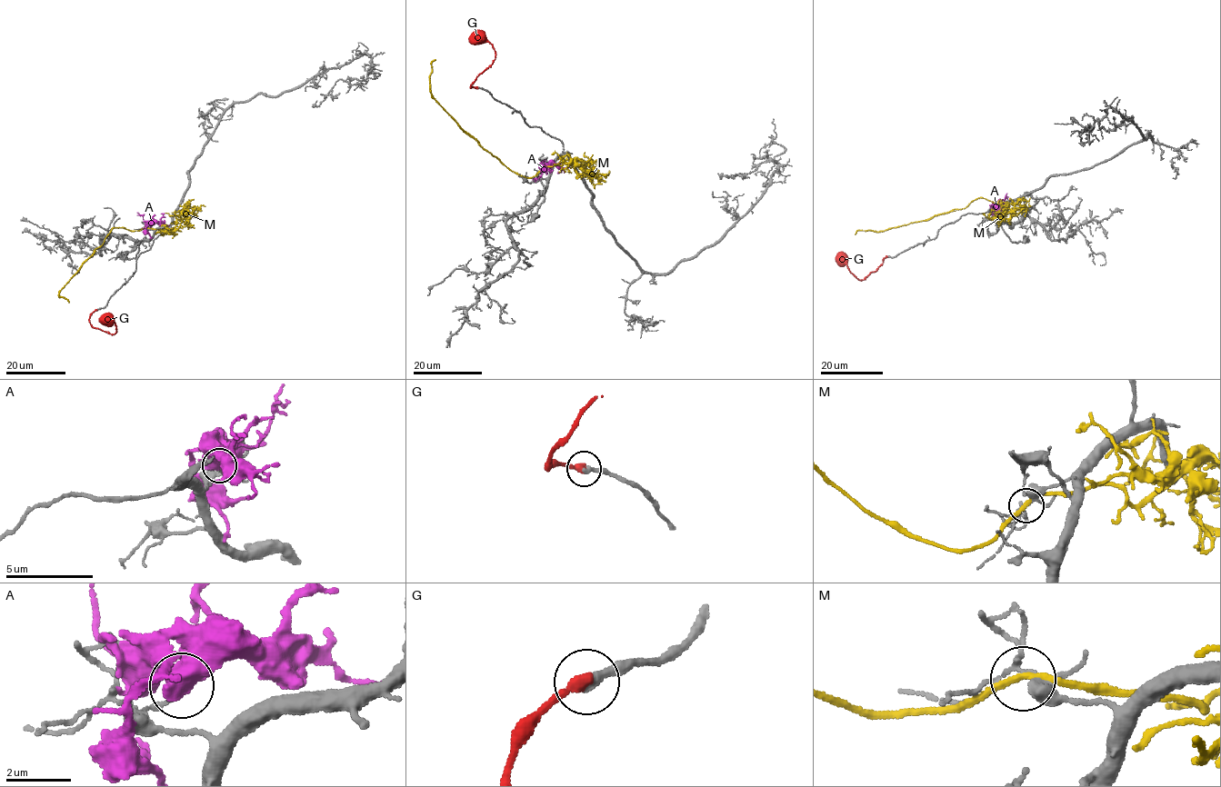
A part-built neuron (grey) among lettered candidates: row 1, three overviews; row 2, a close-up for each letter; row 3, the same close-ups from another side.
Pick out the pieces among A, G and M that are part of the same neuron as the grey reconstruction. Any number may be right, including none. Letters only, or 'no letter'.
G

